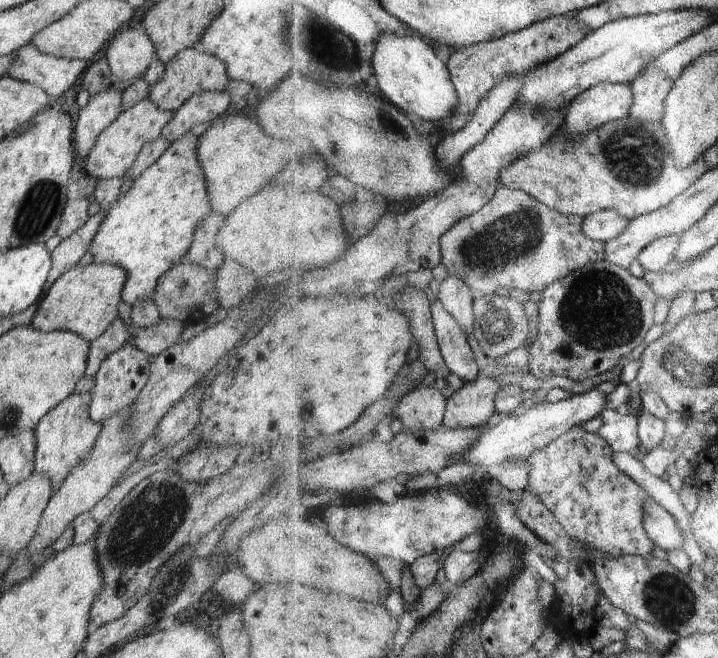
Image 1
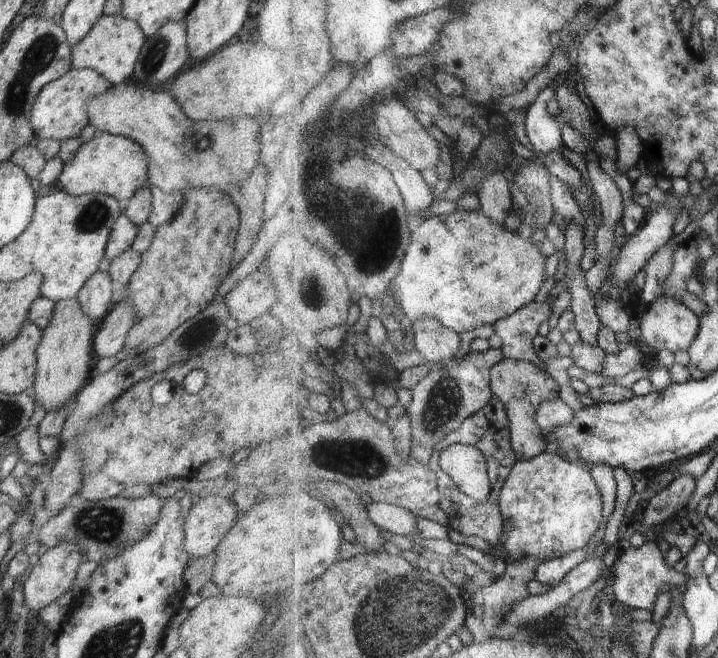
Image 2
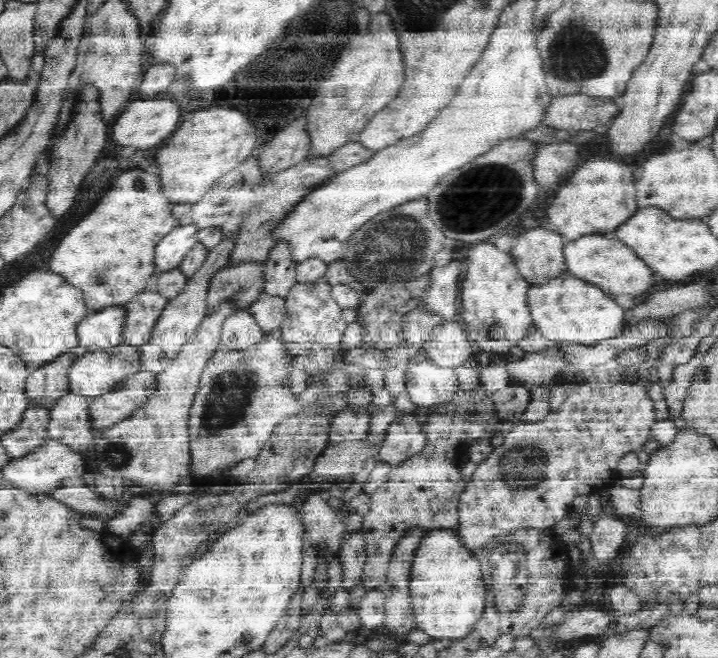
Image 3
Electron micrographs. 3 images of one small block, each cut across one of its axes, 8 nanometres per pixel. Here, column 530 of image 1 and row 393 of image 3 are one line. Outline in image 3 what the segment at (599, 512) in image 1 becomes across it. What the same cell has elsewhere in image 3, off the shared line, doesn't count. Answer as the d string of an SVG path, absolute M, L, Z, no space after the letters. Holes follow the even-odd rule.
M460 391L458 398L453 403L446 403L441 406L439 413L429 414L431 419L426 424L426 433L428 444L426 448L414 457L408 458L396 466L388 476L388 481L372 492L368 512L363 516L362 526L359 530L364 538L365 558L360 574L360 582L364 585L366 591L378 589L385 584L388 574L389 562L398 546L402 536L406 536L414 527L420 527L423 530L441 530L457 532L459 527L459 502L460 497L465 491L466 486L458 486L456 482L438 482L434 480L430 486L422 486L416 482L416 464L420 464L419 456L430 456L432 446L432 460L440 458L440 452L444 454L444 448L452 446L452 456L456 446L462 442L477 441L482 438L492 438L496 432L495 423L498 418L490 400L490 396L484 398L482 404L475 405L475 400L471 396ZM473 406L475 411L487 418L483 423L475 423L466 417L466 411Z

